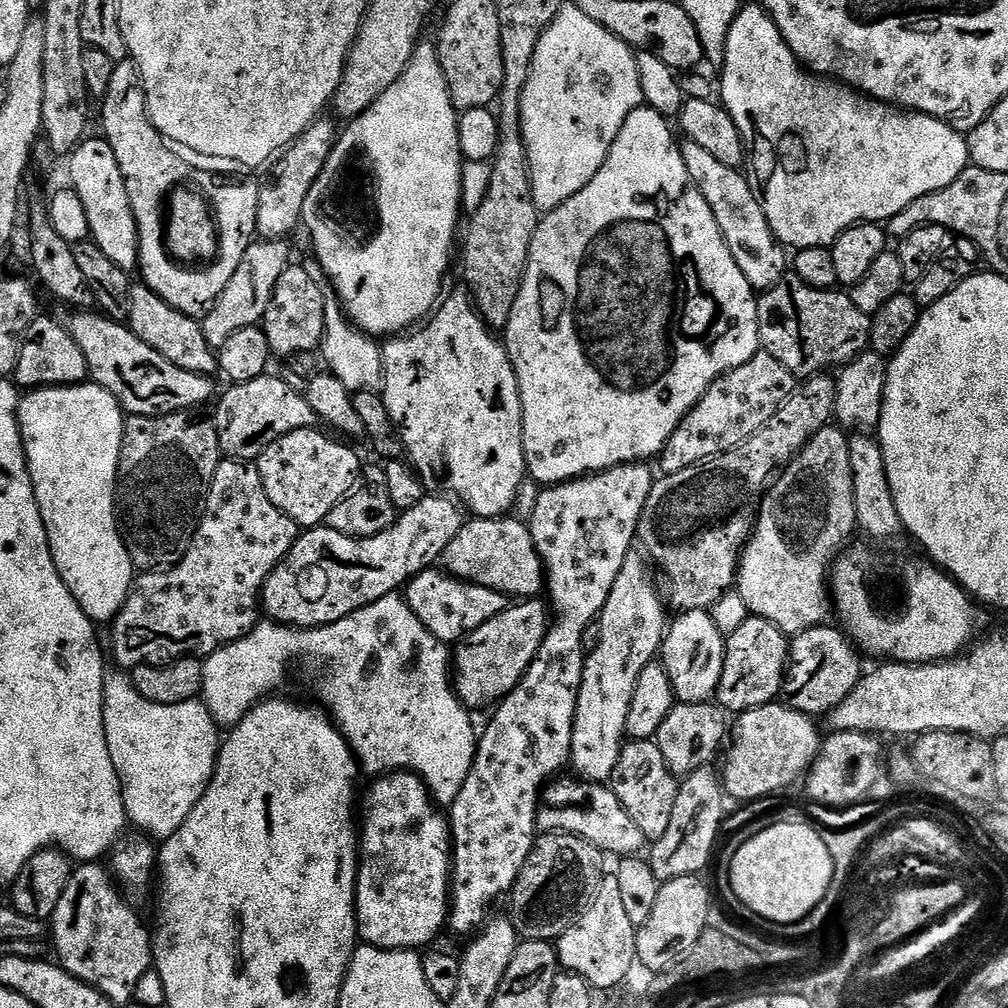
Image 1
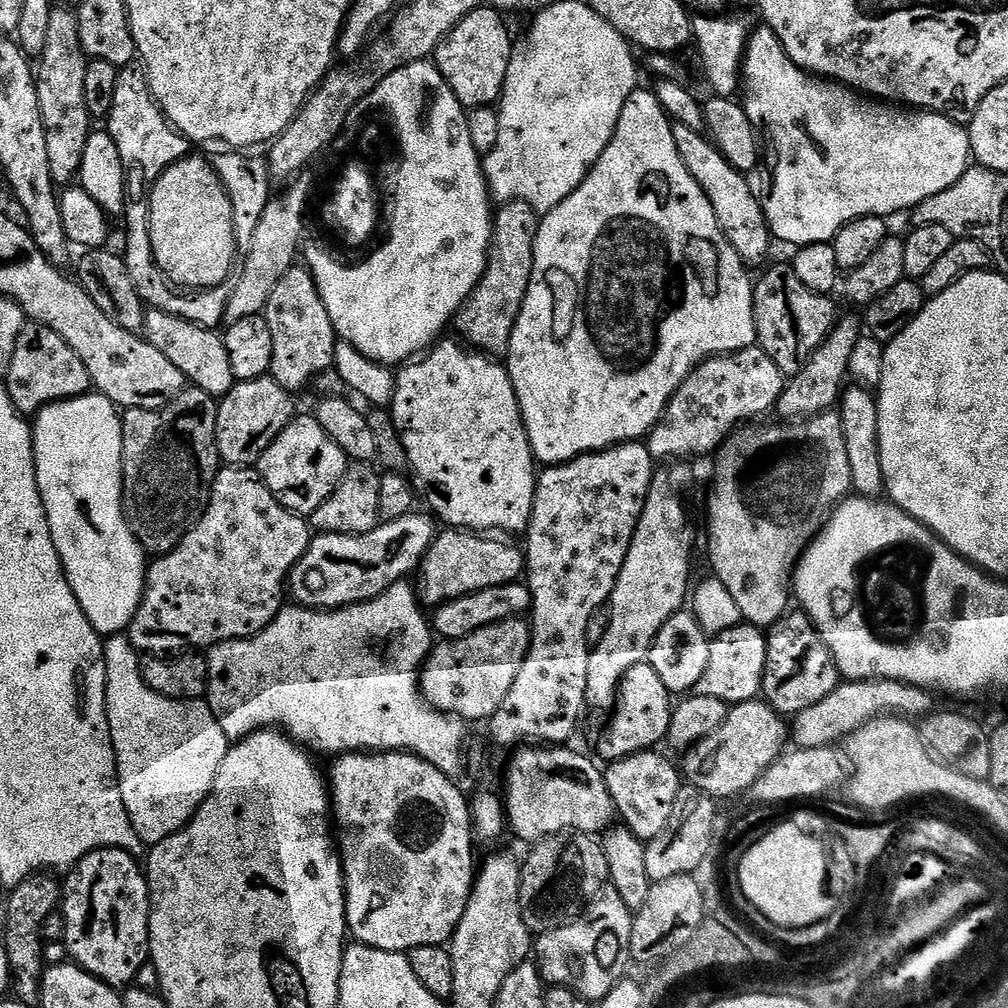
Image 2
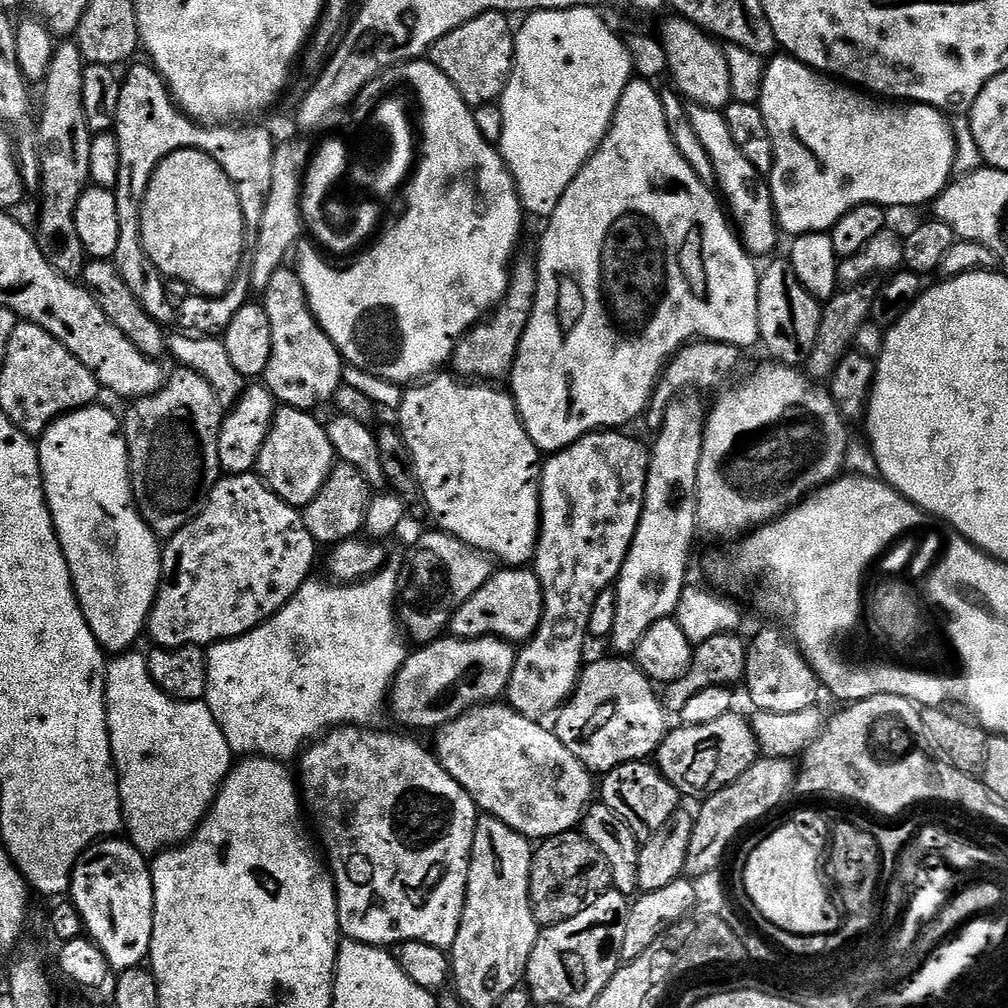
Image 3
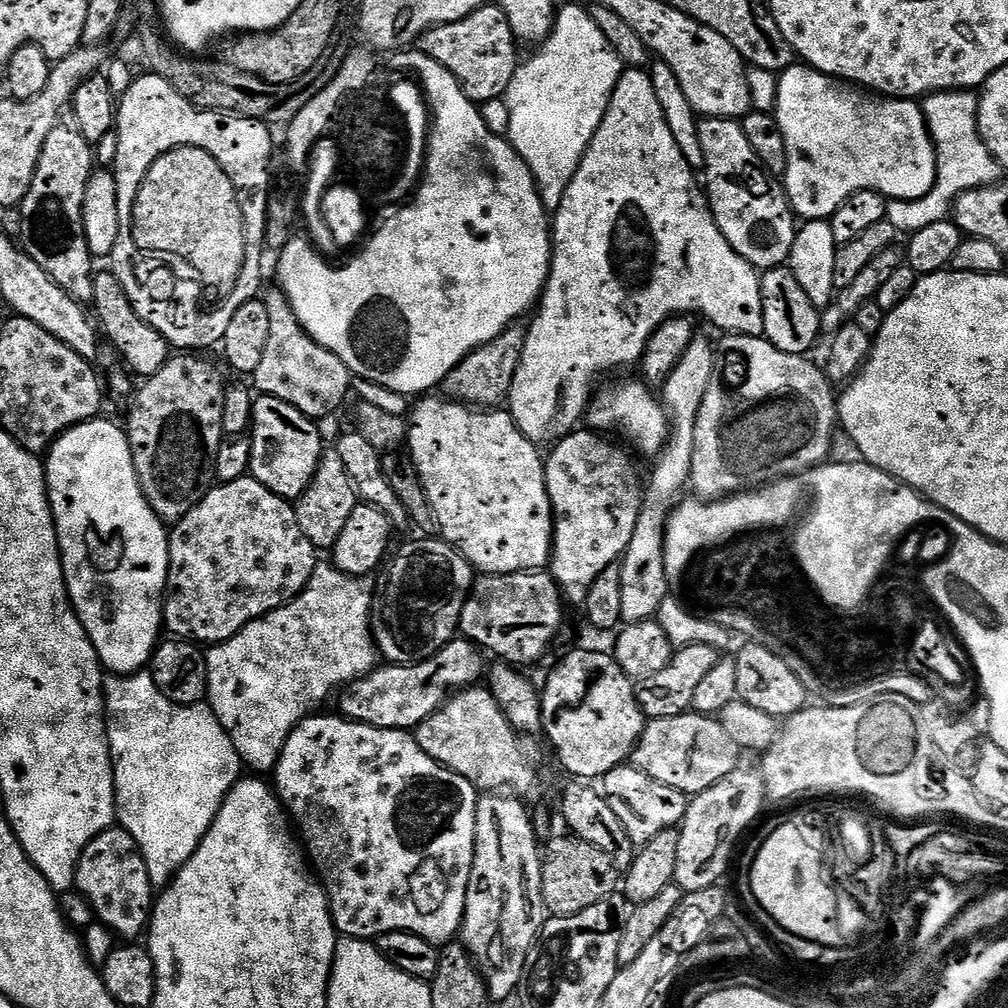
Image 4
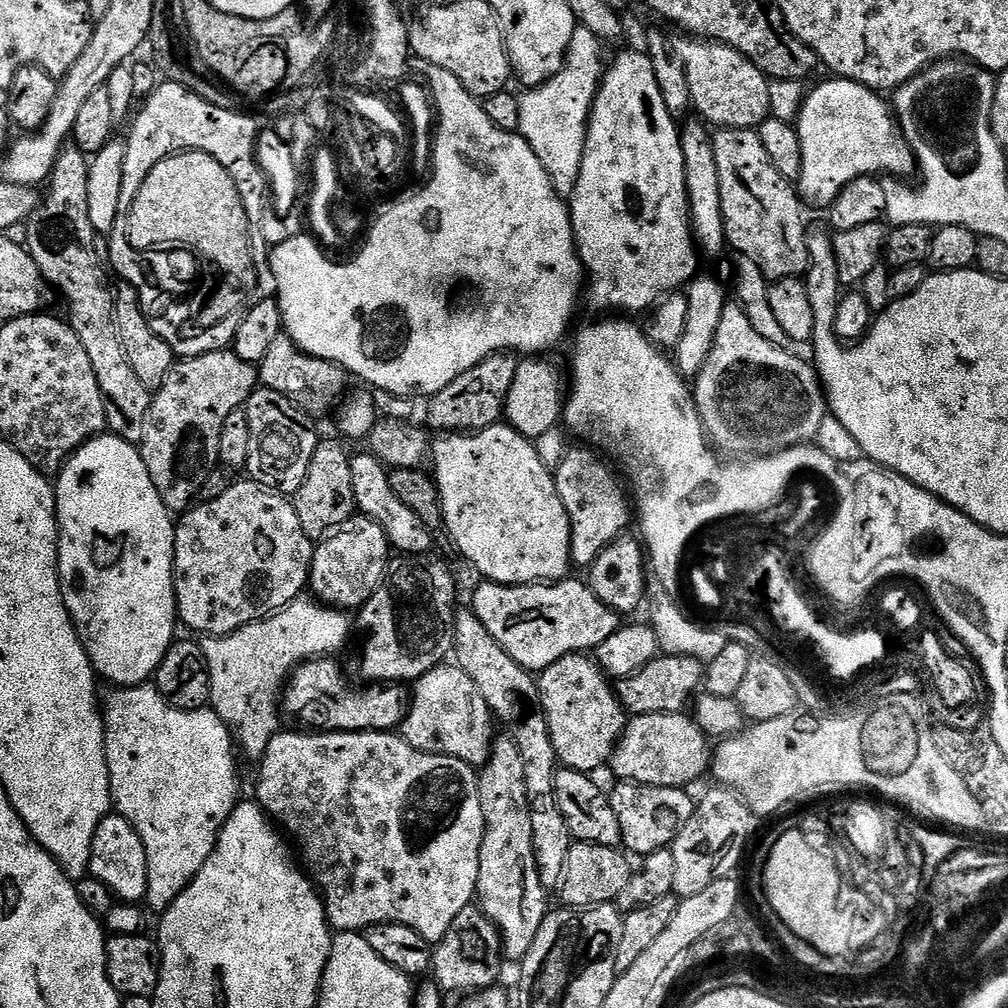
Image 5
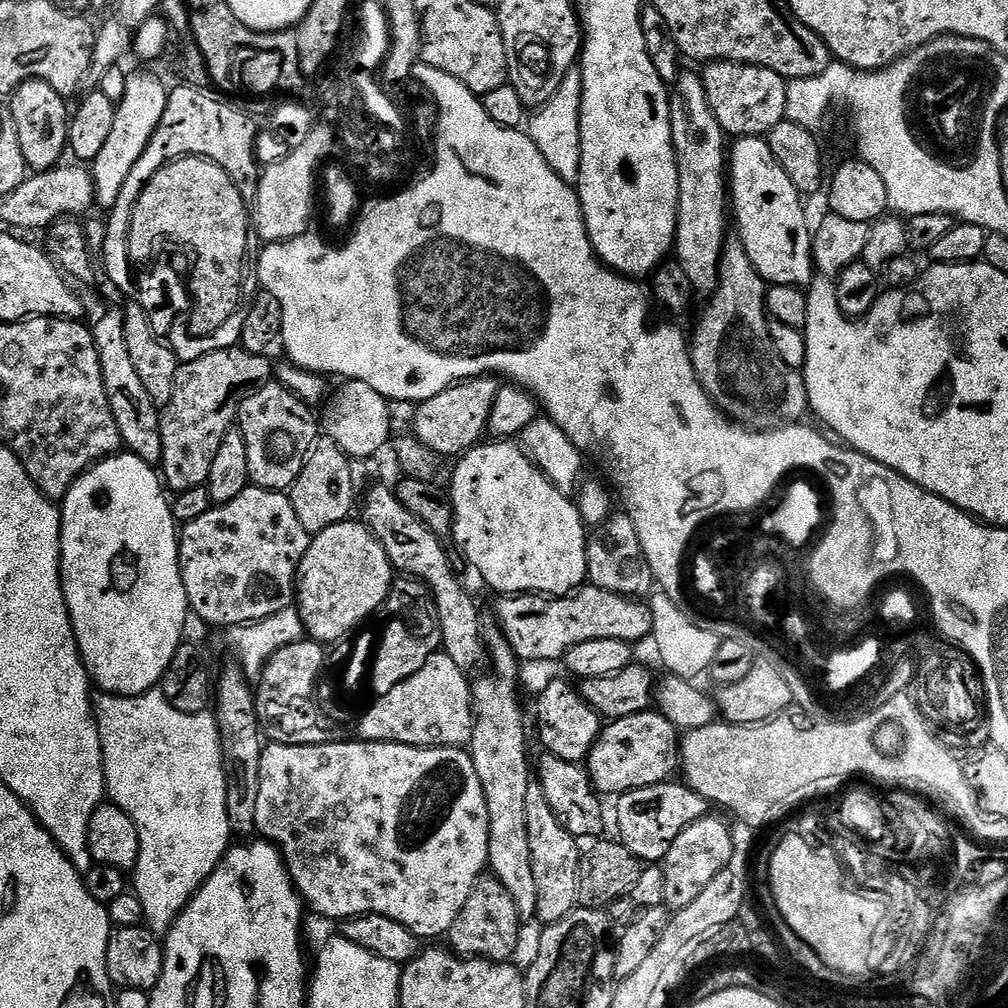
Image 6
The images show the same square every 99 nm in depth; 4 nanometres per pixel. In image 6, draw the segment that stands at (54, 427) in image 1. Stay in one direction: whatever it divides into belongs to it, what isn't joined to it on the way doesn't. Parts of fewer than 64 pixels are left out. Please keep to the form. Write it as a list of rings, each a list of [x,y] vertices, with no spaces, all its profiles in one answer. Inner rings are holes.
[[[124,450],[115,456],[109,456],[106,460],[101,460],[99,464],[92,465],[87,472],[82,473],[70,486],[60,508],[60,580],[64,584],[64,597],[72,619],[76,645],[80,651],[84,668],[88,671],[89,681],[99,691],[108,692],[111,696],[140,696],[144,692],[153,691],[166,674],[174,654],[180,649],[185,639],[184,627],[187,626],[188,620],[190,621],[186,586],[182,586],[182,574],[180,573],[178,525],[172,517],[169,497],[164,497],[164,492],[166,493],[166,488],[162,483],[161,473],[153,465],[142,462],[142,458],[133,456],[131,452]]]

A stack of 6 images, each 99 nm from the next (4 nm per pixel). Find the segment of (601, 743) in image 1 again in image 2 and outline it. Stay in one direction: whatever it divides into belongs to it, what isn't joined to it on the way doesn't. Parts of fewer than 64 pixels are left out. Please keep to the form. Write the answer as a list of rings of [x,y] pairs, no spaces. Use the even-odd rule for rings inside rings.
[[[676,462],[671,466],[664,466],[664,468],[655,473],[652,477],[652,485],[648,491],[648,501],[640,515],[638,526],[634,530],[634,538],[630,542],[630,550],[626,554],[626,562],[622,566],[622,574],[618,574],[618,582],[612,591],[612,598],[610,601],[610,611],[608,612],[608,629],[602,638],[602,642],[598,642],[590,651],[590,670],[588,671],[588,681],[586,682],[586,690],[584,691],[584,698],[589,709],[593,708],[596,712],[611,711],[615,707],[616,694],[620,690],[620,683],[624,680],[626,670],[630,670],[630,666],[638,666],[645,663],[648,658],[648,651],[652,648],[654,638],[658,634],[658,630],[662,630],[662,626],[666,626],[666,622],[674,615],[674,613],[681,611],[685,607],[686,601],[690,596],[690,584],[688,588],[688,579],[692,576],[692,532],[688,529],[688,512],[684,509],[684,491],[688,488],[688,483],[692,480],[693,465],[688,462]]]

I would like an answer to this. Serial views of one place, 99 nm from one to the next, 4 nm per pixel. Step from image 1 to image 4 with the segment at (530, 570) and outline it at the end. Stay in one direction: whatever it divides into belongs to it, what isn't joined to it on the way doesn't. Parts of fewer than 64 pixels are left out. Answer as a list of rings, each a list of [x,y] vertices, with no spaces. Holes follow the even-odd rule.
[[[442,538],[420,539],[424,540],[402,545],[400,556],[393,555],[374,580],[372,639],[376,641],[377,653],[389,664],[429,660],[442,646],[457,639],[462,606],[472,593],[472,563]]]

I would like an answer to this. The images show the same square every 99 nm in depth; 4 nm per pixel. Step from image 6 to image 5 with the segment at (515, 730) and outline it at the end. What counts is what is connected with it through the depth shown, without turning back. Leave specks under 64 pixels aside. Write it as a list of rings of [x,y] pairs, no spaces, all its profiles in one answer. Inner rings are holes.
[[[504,734],[501,740],[499,737],[493,743],[490,758],[479,769],[478,775],[484,815],[484,841],[478,862],[476,896],[479,907],[500,930],[503,955],[513,956],[516,962],[520,962],[530,950],[534,934],[538,934],[550,905],[549,893],[538,878],[536,851],[530,830],[524,759],[511,735]]]

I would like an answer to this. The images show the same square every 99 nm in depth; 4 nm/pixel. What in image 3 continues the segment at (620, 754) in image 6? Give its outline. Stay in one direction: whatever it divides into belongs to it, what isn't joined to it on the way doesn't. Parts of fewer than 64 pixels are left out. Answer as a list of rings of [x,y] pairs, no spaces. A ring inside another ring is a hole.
[[[727,712],[722,714],[722,718],[714,718],[714,722],[706,722],[702,726],[684,724],[680,728],[673,727],[660,743],[654,753],[654,763],[680,791],[681,797],[703,797],[722,790],[746,774],[746,770],[750,770],[752,763],[758,759],[760,748],[756,745],[749,717],[739,716],[738,712]]]

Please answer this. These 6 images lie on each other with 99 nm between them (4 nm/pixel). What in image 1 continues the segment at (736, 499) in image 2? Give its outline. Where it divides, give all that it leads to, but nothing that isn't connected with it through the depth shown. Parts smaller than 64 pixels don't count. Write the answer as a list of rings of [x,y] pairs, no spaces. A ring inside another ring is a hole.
[[[829,426],[822,430],[818,430],[818,434],[814,434],[814,438],[810,438],[808,445],[784,465],[782,471],[771,481],[770,487],[763,493],[762,499],[759,501],[758,511],[756,513],[756,526],[752,530],[752,537],[748,539],[743,552],[740,554],[740,565],[736,574],[735,583],[735,587],[740,593],[742,602],[746,602],[749,613],[753,616],[766,618],[766,622],[778,626],[778,630],[782,630],[784,635],[789,638],[796,636],[799,632],[806,630],[807,628],[821,627],[821,625],[825,623],[824,615],[826,615],[827,612],[830,612],[830,588],[826,581],[829,579],[830,573],[838,557],[845,551],[846,545],[849,543],[847,540],[851,538],[852,532],[855,533],[856,531],[854,478],[850,474],[848,436],[845,435],[839,427]]]

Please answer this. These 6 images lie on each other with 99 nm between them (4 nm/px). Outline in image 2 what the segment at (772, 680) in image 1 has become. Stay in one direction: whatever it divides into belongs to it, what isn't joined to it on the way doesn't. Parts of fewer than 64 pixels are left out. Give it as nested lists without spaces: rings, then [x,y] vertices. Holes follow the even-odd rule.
[[[741,622],[730,630],[711,637],[711,641],[710,666],[706,666],[706,674],[698,678],[695,695],[718,698],[729,706],[757,699],[764,686],[767,635],[753,624]]]

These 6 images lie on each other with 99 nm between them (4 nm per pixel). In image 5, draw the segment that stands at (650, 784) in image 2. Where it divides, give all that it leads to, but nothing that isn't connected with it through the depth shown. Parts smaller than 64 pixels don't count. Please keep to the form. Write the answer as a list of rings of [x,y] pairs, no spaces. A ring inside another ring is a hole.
[[[620,782],[615,786],[616,789],[611,789],[610,799],[614,815],[618,817],[618,826],[622,829],[620,843],[636,858],[649,856],[671,846],[678,838],[682,826],[690,822],[696,809],[696,800],[691,796],[691,791],[683,788],[646,786],[631,782]]]

